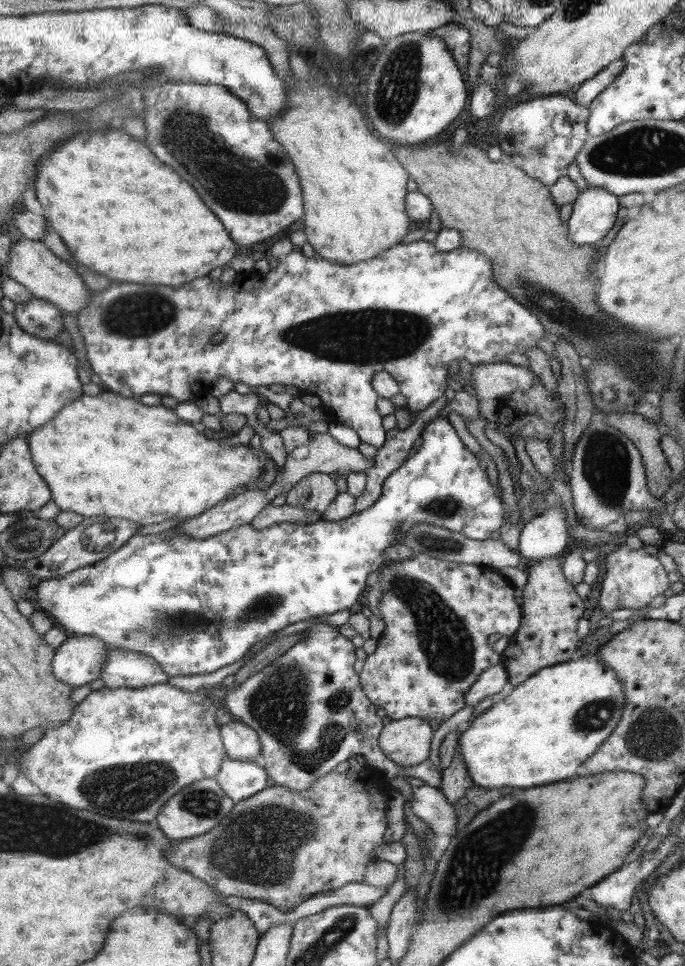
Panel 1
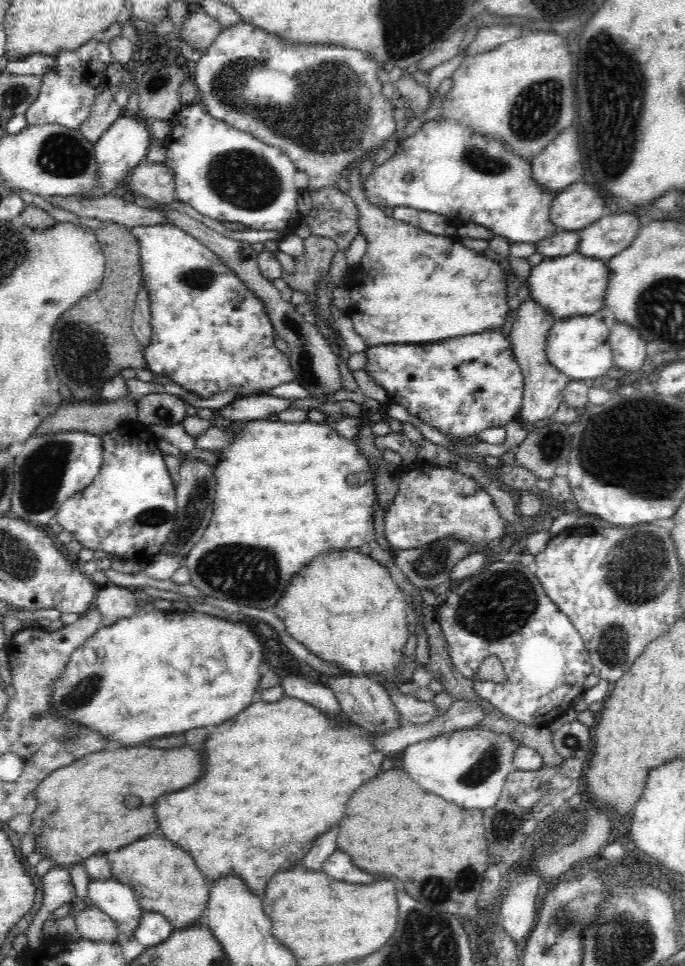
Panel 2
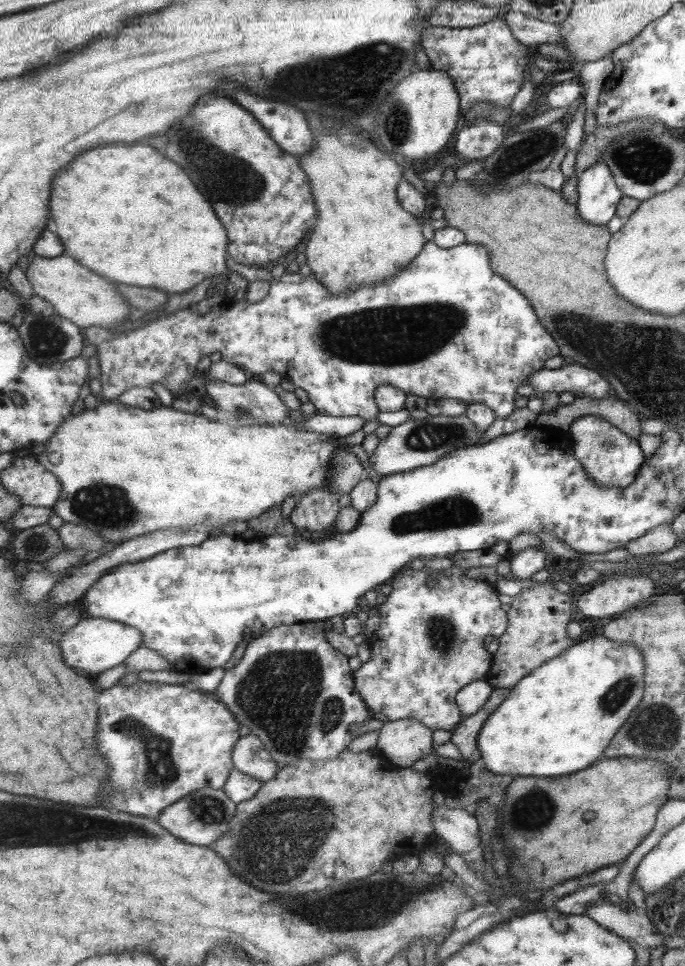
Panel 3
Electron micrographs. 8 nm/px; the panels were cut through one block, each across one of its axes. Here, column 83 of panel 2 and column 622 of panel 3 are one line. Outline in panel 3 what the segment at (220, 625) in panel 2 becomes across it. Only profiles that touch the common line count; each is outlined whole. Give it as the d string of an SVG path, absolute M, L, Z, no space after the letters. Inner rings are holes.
M590 629L583 640L574 641L565 652L562 652L558 657L551 658L550 661L543 662L541 666L513 685L503 702L485 719L476 739L480 760L483 762L484 768L494 775L504 775L504 777L508 777L509 774L511 776L563 776L563 774L573 774L577 770L587 768L591 762L603 757L607 746L613 741L615 733L622 728L627 717L641 704L645 694L645 674L646 660L642 651L634 643L615 642L614 639L605 638L599 631L593 632Z

